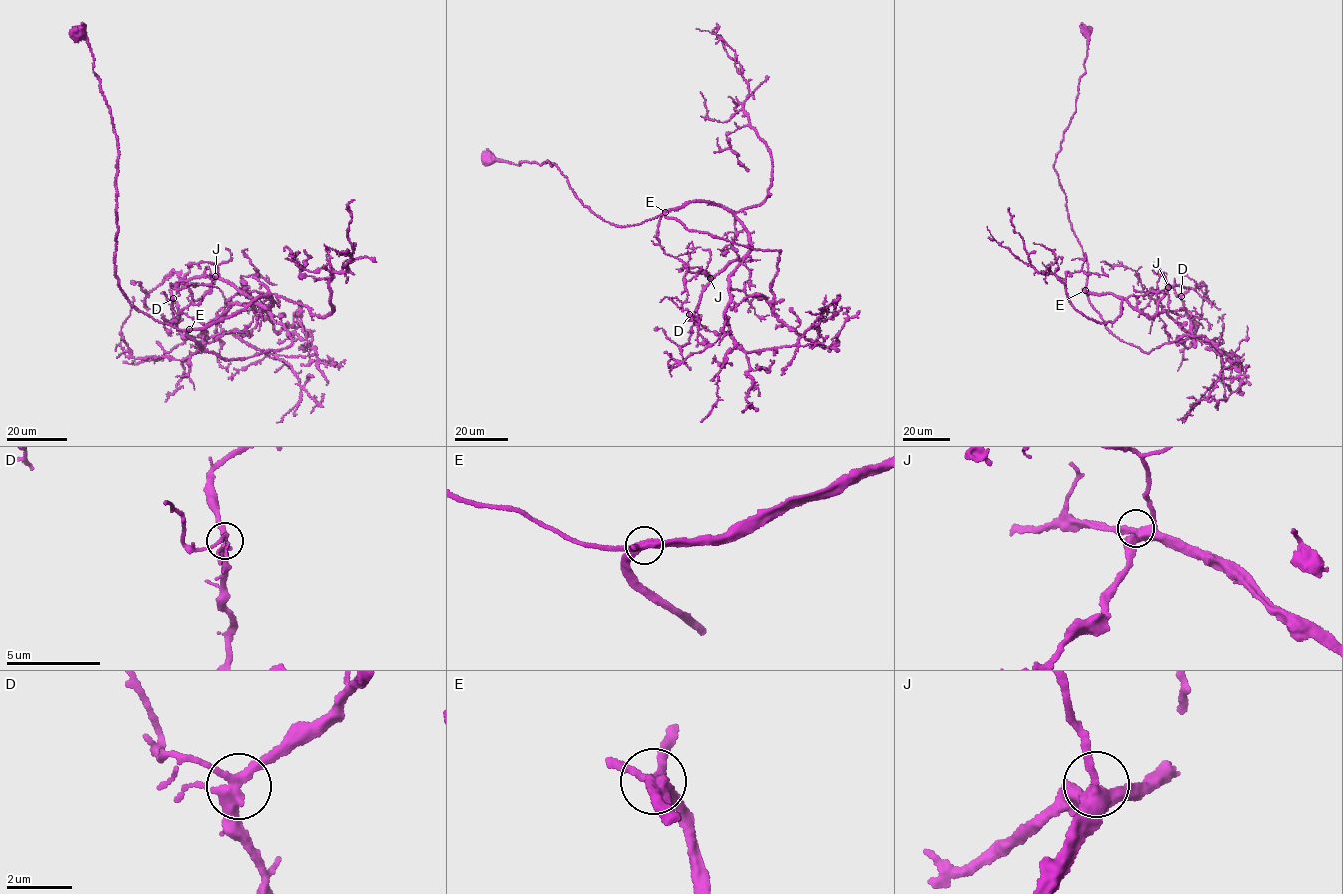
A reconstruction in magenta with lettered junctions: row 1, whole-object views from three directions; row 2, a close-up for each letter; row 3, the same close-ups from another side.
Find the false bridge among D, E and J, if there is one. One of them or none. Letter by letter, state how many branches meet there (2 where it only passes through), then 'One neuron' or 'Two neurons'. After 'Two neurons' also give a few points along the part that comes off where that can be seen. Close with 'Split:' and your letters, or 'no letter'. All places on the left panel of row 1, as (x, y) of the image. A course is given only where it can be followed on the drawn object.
D: Branches: 4. One neuron
E: Branches: 4. One neuron
J: Branches: 4. One neuron
Split: no letter

